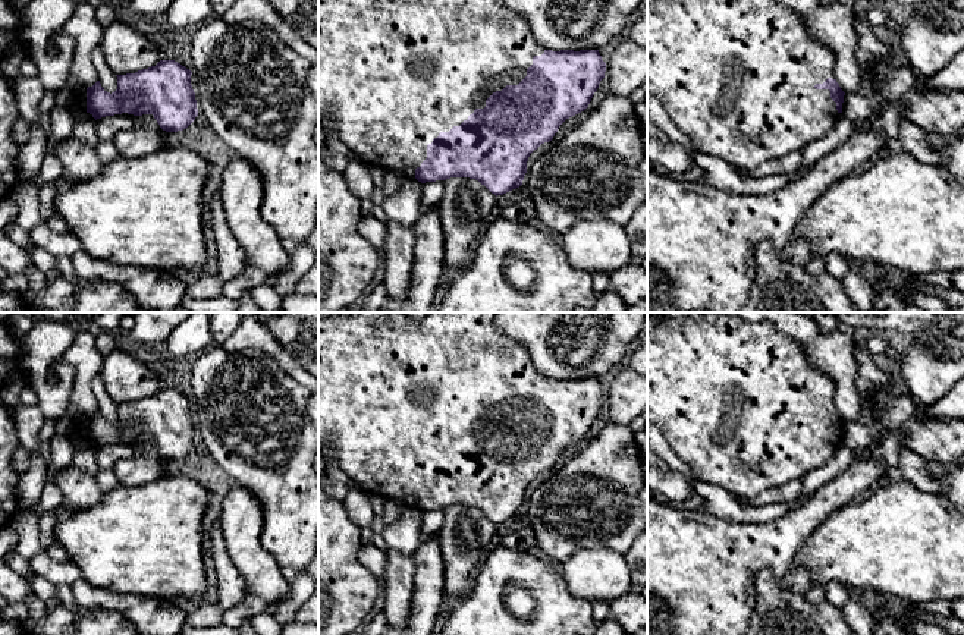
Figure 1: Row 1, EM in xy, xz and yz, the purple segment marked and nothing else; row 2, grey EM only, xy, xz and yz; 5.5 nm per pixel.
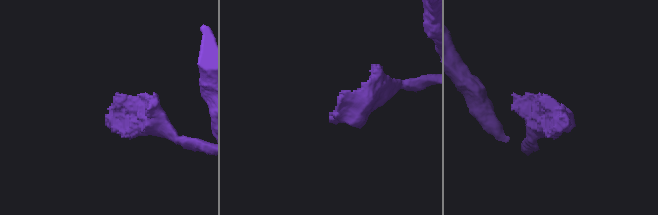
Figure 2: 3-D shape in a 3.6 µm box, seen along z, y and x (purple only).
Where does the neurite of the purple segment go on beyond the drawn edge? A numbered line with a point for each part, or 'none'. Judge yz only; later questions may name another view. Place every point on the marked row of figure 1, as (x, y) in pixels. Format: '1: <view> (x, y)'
1: yz (737, 76)

